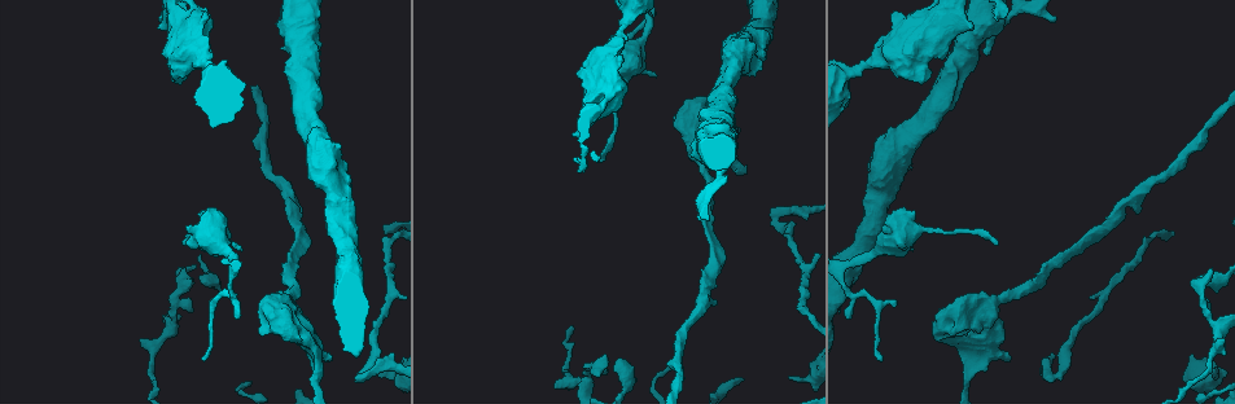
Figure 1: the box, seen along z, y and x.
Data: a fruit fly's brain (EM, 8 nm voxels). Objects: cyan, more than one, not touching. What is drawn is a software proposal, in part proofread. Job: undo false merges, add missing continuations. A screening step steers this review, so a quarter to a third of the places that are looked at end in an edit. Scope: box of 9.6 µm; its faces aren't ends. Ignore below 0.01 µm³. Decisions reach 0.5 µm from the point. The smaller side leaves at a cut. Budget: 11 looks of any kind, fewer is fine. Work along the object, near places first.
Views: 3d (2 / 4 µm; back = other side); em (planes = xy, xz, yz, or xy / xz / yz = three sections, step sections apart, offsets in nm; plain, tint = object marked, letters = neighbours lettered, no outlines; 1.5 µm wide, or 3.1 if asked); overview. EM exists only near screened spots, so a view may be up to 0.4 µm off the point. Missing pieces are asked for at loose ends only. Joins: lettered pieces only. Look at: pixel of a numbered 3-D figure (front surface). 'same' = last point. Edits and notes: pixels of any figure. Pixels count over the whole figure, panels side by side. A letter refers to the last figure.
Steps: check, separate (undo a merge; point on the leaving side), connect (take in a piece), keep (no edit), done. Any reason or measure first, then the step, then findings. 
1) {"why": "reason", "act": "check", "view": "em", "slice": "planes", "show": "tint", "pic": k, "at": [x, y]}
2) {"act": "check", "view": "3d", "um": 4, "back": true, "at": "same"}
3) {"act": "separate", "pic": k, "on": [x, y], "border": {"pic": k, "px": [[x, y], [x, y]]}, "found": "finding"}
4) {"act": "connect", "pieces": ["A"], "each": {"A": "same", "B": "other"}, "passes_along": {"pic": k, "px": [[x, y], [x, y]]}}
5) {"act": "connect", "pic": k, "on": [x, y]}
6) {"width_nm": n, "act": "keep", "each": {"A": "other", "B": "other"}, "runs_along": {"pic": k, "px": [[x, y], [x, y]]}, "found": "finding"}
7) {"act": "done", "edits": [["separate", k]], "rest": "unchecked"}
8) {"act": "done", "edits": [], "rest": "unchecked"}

{"why": "sharp bend", "act": "check", "view": "3d", "um": 4, "pic": 1, "at": [991, 17]}

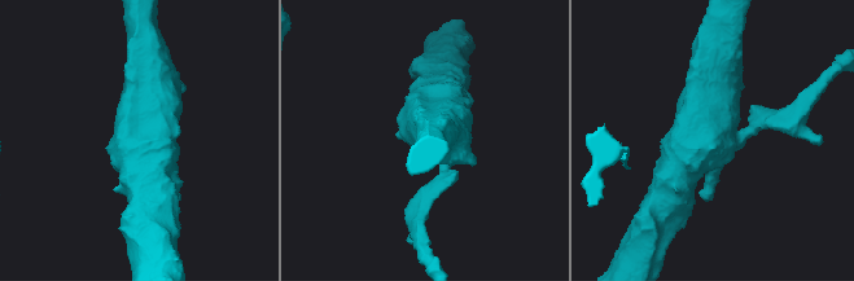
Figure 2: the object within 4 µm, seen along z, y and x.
{"why": "now the EM", "act": "check", "view": "em", "slice": "planes", "show": "letters", "pic": 2, "at": [718, 136]}

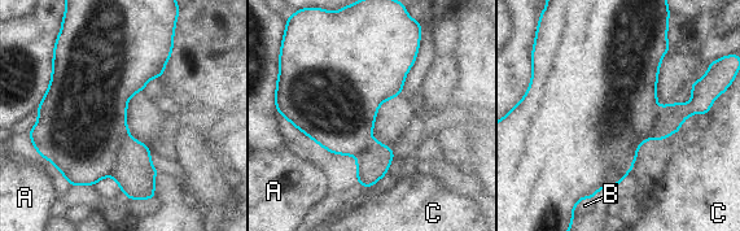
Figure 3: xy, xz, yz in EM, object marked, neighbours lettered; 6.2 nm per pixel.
{"width_nm": 550, "act": "separate", "pic": 3, "on": [670, 117], "each": {"A": "other", "B": "other", "C": "other"}, "found": "a second neuron is stuck on"}

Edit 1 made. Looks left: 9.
{"act": "check", "view": "overview"}

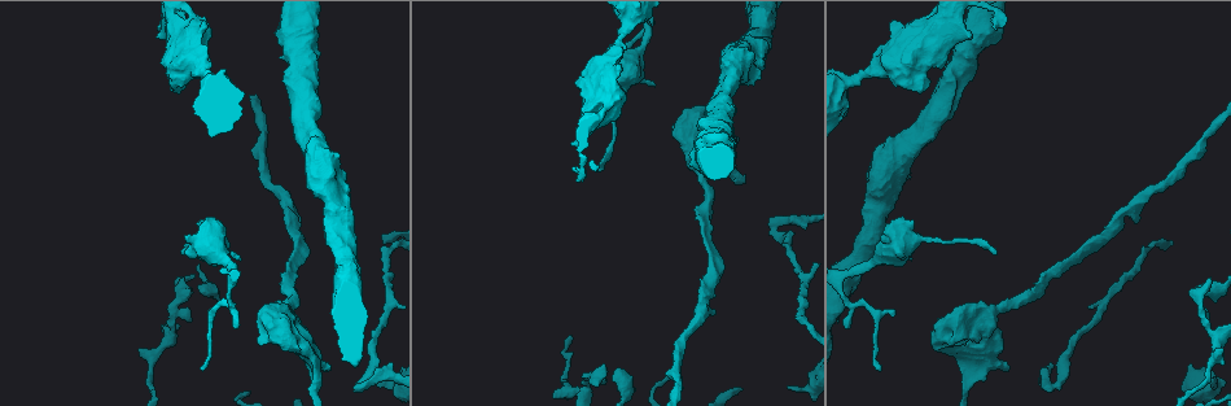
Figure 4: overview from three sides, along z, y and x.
{"why": "thin neck", "act": "check", "view": "3d", "um": 4, "back": true, "pic": 4, "at": [614, 140]}

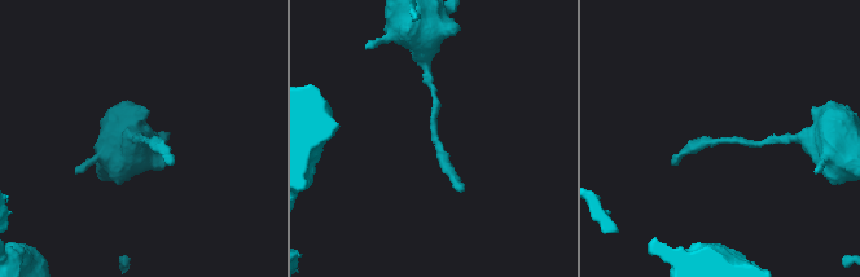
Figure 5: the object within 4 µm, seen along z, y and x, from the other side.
{"why": "now the EM", "act": "check", "view": "em", "slice": "planes", "show": "tint", "pic": 5, "at": [141, 138]}

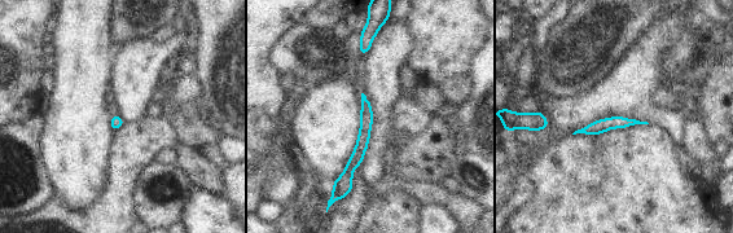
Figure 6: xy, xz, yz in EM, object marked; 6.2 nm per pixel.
{"why": "see the neighbours", "act": "check", "view": "em", "slice": "planes", "show": "letters", "at": "same"}

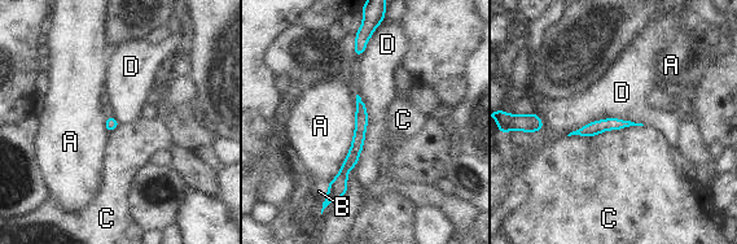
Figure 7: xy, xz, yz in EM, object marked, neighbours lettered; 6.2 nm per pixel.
{"act": "keep", "each": {"A": "other", "B": "other", "C": "other", "D": "other"}, "runs_along": {"pic": 7, "px": [[359, 103], [360, 134], [338, 194]]}, "found": "continuous, no second neuron"}

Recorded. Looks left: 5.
{"why": "an open end", "act": "check", "view": "3d", "um": 4, "pic": 4, "at": [205, 369]}

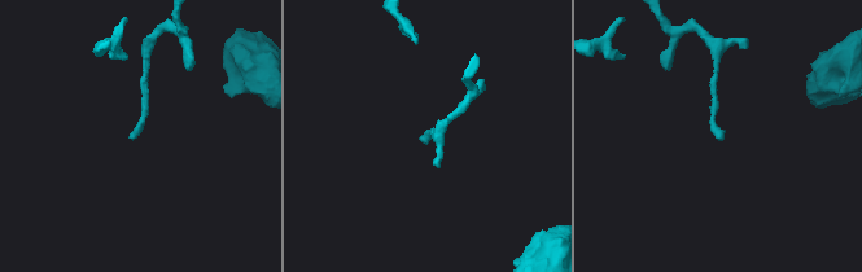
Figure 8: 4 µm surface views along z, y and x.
{"why": "now the EM", "act": "check", "view": "em", "slice": "planes", "show": "letters", "pic": 8, "at": [424, 139]}

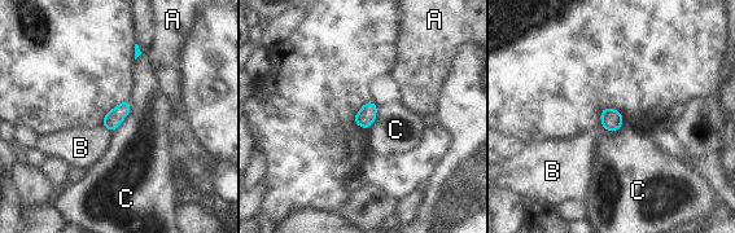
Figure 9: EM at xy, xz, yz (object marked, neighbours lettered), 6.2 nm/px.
{"act": "keep", "each": {"A": "other", "B": "other", "C": "other"}, "border": {"pic": 9, "px": [[130, 100], [128, 114], [113, 132]]}, "found": "no lettered piece goes on from it"}

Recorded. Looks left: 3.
{"why": "abrupt turn", "act": "check", "view": "em", "slice": "planes", "show": "letters", "pic": 4, "at": [231, 306]}

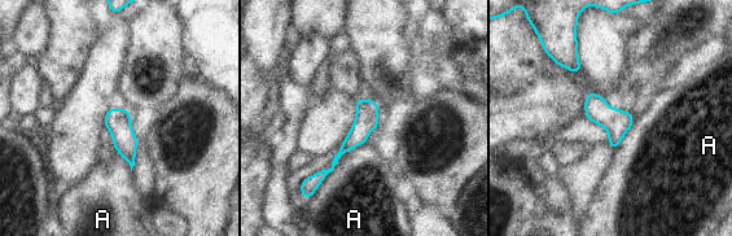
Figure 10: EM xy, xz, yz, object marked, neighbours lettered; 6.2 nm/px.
{"width_nm": 140, "act": "keep", "each": {"A": "other"}, "runs_along": {"pic": 10, "px": [[372, 104], [359, 132], [315, 182]]}, "found": "all the same neuron"}

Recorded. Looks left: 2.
{"act": "done", "edits": [["separate", 3]], "rest": "unchecked"}

